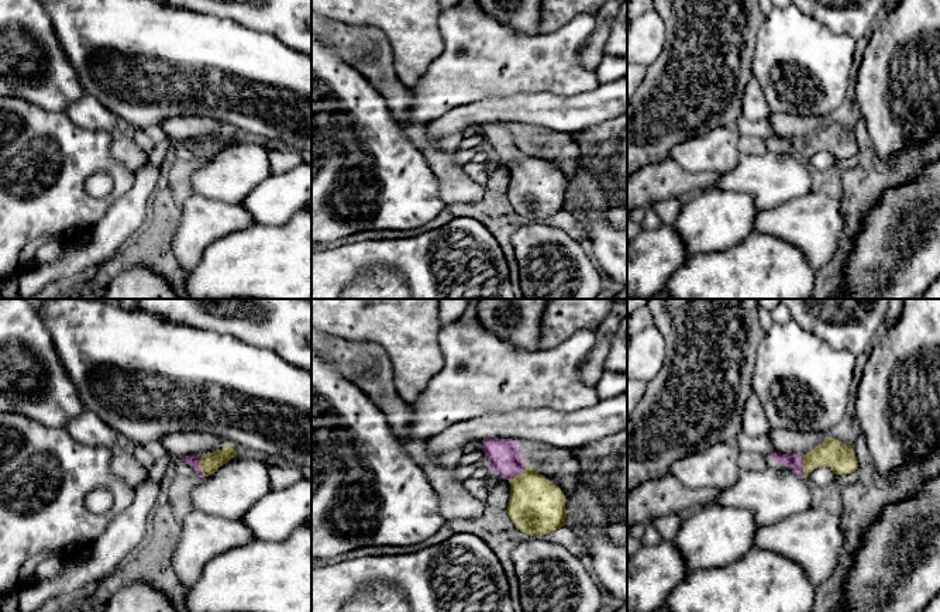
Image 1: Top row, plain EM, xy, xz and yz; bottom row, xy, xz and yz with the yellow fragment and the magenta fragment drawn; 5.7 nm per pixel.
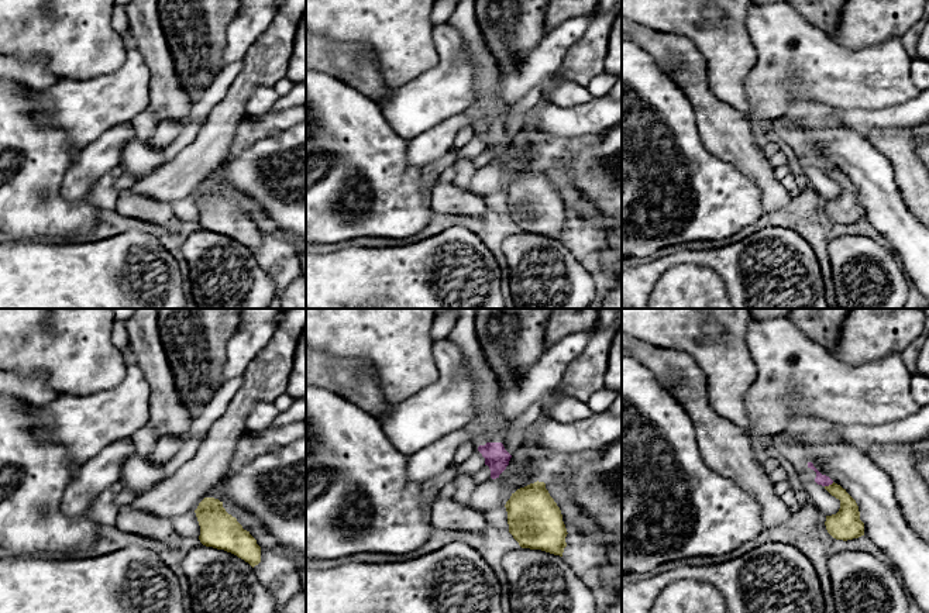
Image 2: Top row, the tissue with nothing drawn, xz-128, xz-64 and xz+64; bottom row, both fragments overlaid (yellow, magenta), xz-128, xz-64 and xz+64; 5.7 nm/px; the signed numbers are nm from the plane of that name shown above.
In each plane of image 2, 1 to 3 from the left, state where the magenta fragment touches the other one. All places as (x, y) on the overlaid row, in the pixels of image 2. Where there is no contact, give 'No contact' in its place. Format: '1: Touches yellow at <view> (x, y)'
1: No contact
2: No contact
3: Touches yellow at xz+64 (829, 485)

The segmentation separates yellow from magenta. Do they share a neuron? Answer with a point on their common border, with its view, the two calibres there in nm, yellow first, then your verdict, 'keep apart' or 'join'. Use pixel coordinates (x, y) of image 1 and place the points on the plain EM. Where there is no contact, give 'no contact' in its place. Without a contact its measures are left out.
yz (804, 151) | 170/80 nm | join

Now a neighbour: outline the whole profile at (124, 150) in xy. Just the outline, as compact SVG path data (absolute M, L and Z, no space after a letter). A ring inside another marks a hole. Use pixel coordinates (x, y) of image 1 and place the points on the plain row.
M130 137L113 138L110 154L131 172L148 162L148 154Z

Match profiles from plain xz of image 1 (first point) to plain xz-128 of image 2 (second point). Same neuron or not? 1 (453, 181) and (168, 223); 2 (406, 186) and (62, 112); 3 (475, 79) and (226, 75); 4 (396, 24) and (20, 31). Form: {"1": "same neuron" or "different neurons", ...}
{"1": "same neuron", "2": "different neurons", "3": "different neurons", "4": "same neuron"}

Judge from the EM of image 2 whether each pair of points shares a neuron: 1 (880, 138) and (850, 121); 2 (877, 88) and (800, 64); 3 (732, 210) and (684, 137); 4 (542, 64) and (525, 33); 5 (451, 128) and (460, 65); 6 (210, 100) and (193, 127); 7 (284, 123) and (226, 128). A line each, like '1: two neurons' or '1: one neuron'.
1: two neurons
2: one neuron
3: one neuron
4: two neurons
5: two neurons
6: one neuron
7: two neurons

